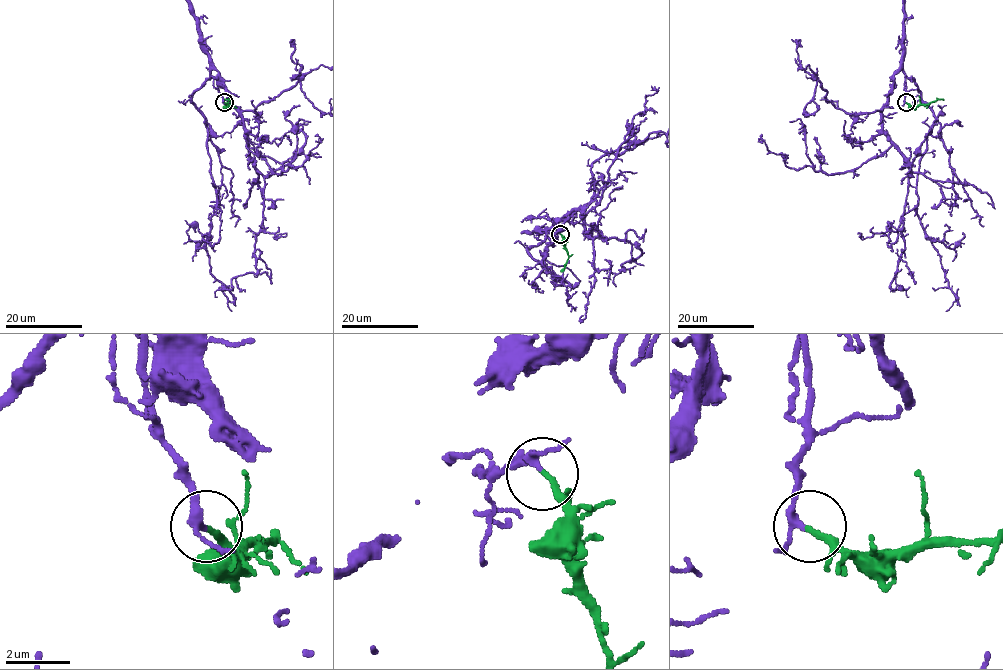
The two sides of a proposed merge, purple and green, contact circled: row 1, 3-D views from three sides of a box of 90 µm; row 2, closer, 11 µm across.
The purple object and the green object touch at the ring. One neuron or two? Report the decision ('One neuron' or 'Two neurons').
One neuron

